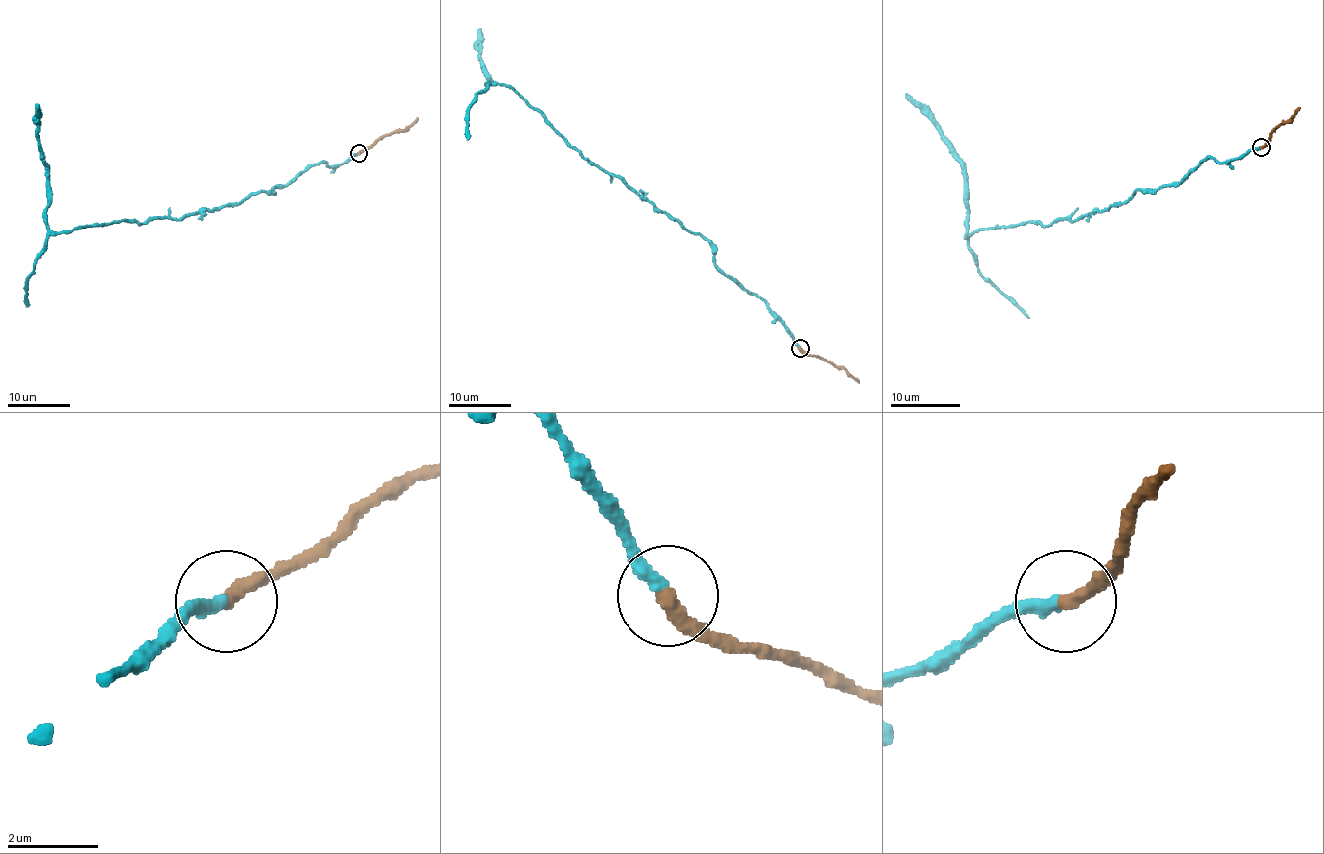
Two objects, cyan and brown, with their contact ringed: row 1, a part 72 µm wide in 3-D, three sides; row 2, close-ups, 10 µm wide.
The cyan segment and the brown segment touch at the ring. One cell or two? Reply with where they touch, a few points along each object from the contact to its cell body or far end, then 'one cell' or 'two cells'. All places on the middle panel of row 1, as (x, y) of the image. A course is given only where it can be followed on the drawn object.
place (800, 348); course cyan (800, 346), (761, 298), (726, 275), (699, 234), (592, 164), (505, 85), (488, 85), (480, 28); course brown (800, 348), (844, 368), (858, 382); one cell

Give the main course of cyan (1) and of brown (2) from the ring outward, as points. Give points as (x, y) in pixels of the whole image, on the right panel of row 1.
1: (1259, 147), (1221, 163), (1207, 158), (1180, 183), (1074, 221), (968, 236), (965, 163), (905, 93)
2: (1261, 147), (1277, 127), (1299, 108)

